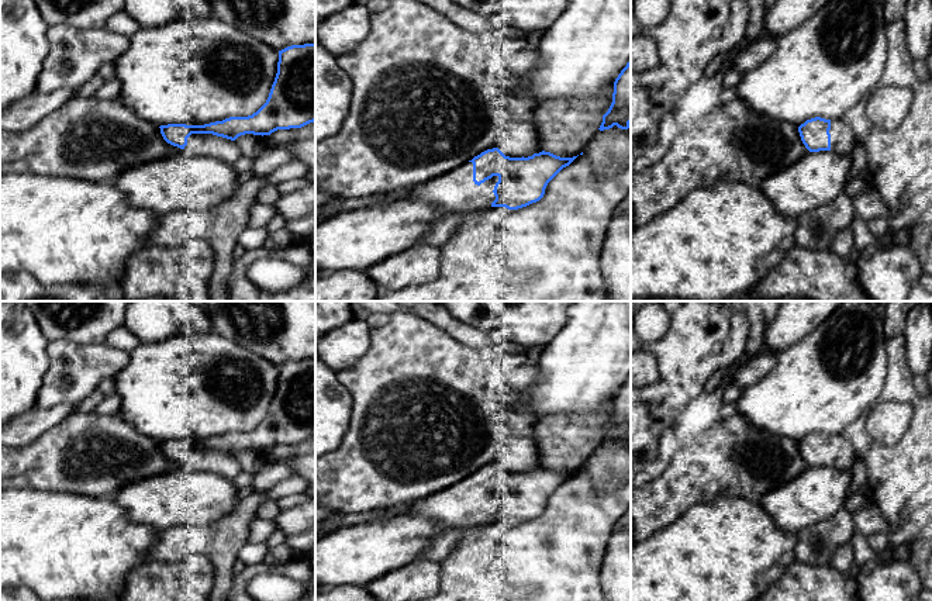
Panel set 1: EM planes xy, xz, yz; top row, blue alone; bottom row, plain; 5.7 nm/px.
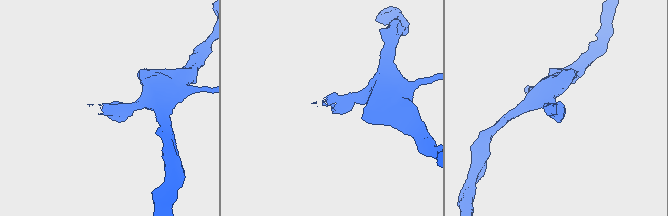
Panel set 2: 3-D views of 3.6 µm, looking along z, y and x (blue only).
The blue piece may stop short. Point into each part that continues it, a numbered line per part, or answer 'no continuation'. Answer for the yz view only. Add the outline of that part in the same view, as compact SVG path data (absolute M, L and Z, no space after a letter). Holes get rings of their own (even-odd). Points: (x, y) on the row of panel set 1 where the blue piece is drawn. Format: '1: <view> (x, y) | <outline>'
1: yz (842, 140) | M831 120L831 151L850 155L856 144L853 129L842 120Z

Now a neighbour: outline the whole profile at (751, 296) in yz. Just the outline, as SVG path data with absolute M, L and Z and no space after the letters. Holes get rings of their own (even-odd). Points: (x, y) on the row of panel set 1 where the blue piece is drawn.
M748 293L748 294L741 294L732 298L728 298L725 301L808 301L800 297L783 297L777 300L762 300L757 294L755 293Z

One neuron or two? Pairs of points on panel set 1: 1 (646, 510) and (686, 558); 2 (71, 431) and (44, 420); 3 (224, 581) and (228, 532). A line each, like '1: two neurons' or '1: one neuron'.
1: two neurons
2: two neurons
3: one neuron

